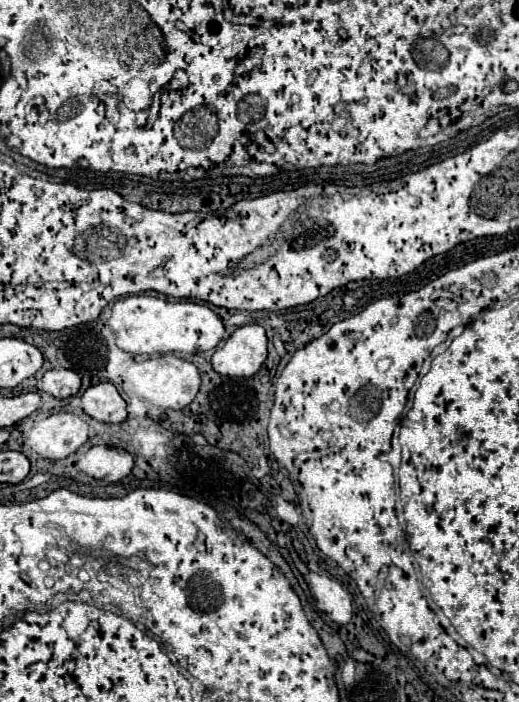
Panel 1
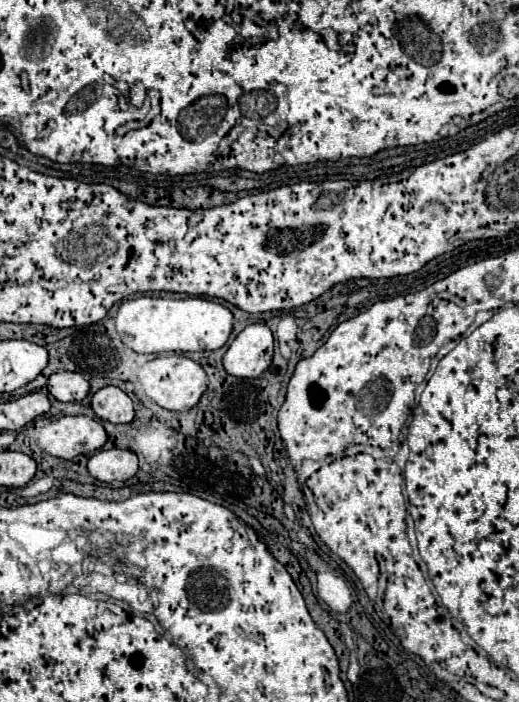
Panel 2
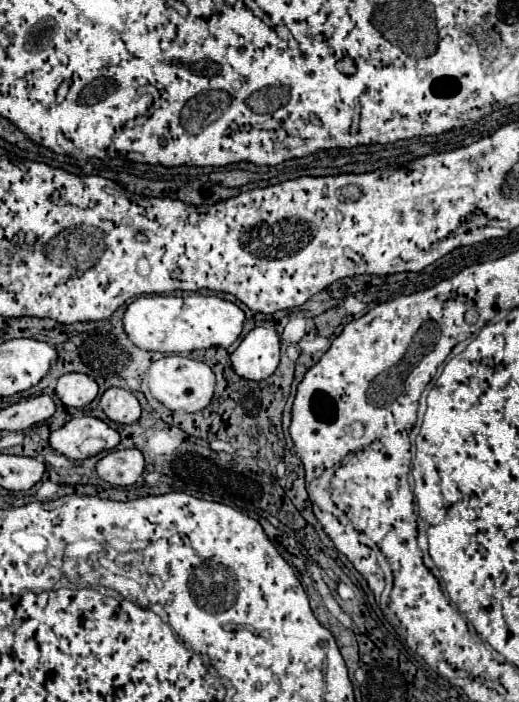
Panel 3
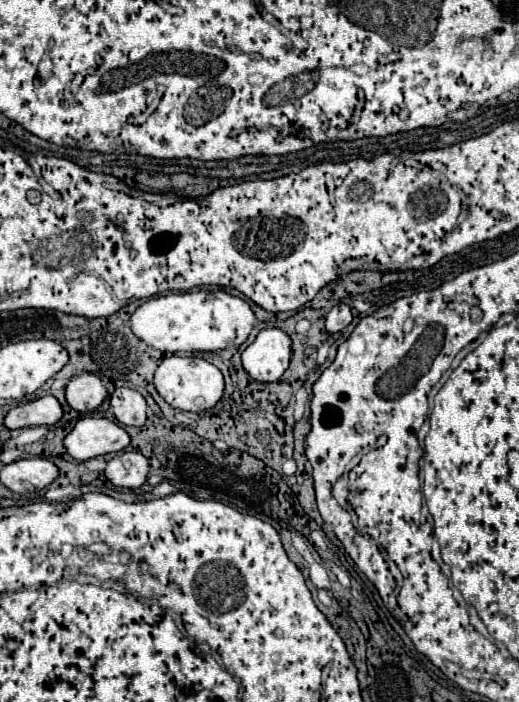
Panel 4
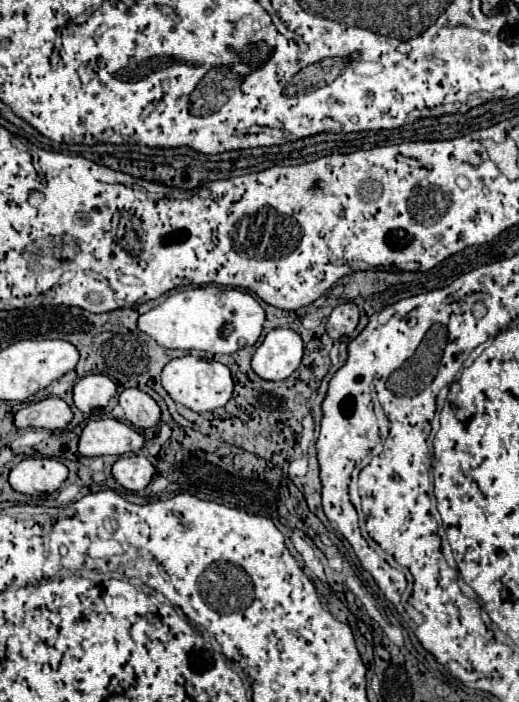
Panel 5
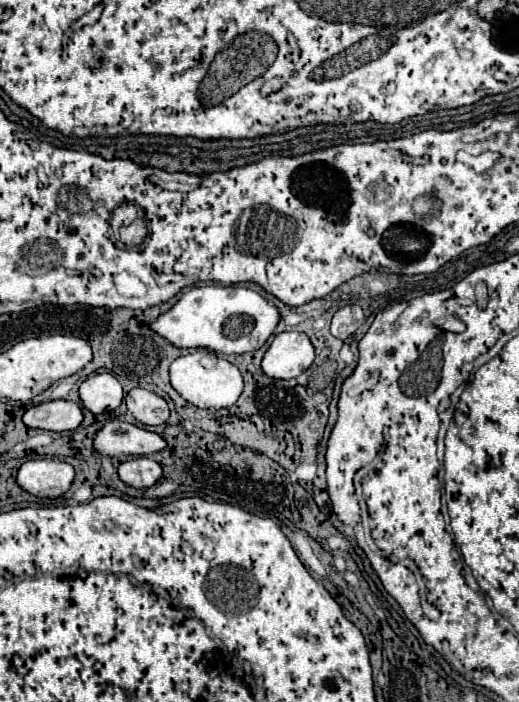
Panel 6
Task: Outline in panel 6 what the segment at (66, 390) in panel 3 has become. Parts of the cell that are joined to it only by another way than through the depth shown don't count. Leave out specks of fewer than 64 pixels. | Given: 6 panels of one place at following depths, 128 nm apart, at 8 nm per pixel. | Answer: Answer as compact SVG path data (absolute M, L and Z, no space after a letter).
M94 374L80 384L80 400L90 412L104 414L122 404L124 390L112 374Z

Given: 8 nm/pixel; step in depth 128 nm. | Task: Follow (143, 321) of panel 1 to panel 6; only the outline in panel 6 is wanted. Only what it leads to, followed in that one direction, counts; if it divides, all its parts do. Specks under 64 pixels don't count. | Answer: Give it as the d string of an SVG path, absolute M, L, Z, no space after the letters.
M196 286L150 324L178 348L208 348L222 354L246 354L262 348L280 322L280 310L246 286Z

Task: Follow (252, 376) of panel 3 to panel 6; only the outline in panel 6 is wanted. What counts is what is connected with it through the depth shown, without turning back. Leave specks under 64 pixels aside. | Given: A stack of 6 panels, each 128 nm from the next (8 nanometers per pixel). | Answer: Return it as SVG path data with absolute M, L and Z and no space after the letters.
M282 332L274 336L274 342L262 358L262 370L266 376L290 380L300 376L312 366L316 348L306 340L304 332Z

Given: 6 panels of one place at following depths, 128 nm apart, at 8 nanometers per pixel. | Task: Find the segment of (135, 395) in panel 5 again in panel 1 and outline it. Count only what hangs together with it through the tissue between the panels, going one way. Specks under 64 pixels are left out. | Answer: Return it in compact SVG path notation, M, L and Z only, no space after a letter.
M102 382L96 386L90 386L82 394L82 408L84 412L100 422L124 422L128 418L126 412L126 402L116 390L114 384Z

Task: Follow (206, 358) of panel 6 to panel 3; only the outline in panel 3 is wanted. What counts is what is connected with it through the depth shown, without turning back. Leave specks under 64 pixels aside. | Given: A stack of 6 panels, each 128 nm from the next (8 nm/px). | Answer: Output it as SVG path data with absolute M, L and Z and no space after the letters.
M164 356L150 366L148 372L148 386L156 400L160 400L168 410L182 410L182 412L200 412L204 410L216 390L216 376L212 368L204 362L184 358L184 356Z

